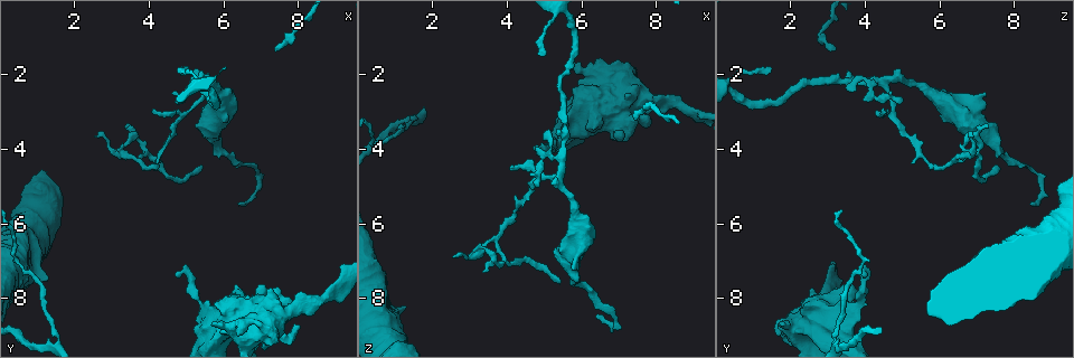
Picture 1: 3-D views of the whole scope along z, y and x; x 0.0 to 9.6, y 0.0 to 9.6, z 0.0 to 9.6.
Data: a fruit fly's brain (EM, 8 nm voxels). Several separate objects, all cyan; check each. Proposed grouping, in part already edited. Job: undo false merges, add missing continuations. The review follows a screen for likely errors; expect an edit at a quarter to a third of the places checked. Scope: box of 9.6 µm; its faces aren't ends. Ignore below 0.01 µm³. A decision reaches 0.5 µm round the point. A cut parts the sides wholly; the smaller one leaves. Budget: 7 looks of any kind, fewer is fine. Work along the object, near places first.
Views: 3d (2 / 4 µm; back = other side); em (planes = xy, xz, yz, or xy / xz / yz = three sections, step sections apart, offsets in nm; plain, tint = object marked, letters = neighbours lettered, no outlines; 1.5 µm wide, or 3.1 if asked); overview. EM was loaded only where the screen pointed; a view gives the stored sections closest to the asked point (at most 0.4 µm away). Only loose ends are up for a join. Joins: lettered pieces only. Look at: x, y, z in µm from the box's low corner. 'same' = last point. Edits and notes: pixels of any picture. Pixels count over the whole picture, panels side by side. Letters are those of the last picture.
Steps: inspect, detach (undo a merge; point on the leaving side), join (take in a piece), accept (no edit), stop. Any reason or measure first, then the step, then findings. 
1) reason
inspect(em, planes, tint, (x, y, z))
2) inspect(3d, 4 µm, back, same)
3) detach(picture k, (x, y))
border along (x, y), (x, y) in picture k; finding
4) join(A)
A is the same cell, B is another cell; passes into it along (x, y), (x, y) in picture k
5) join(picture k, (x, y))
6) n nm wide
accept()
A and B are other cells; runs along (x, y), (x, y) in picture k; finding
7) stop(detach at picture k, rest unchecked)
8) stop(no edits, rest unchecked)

an open end
inspect(em, planes, letters, (7.30, 7.75, 2.60))

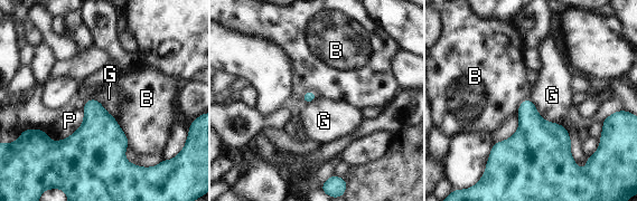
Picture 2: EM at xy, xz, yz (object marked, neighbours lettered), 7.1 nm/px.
accept()
B, G and P are other cells; border along (528, 98), (544, 120), (559, 124) in picture 2; none of them fits

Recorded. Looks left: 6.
an open end
inspect(3d, 4 µm, (5.65, 8.70, 1.70))

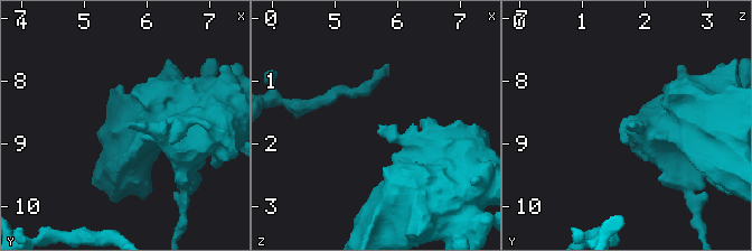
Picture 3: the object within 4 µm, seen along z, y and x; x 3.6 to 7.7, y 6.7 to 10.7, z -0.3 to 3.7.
now the EM
inspect(em, planes, tint, (5.70, 8.65, 1.70))

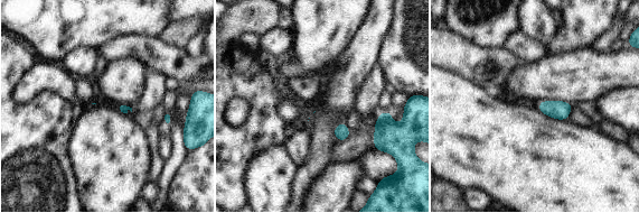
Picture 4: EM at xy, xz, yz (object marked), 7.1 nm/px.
inspect(em, planes, letters, same)

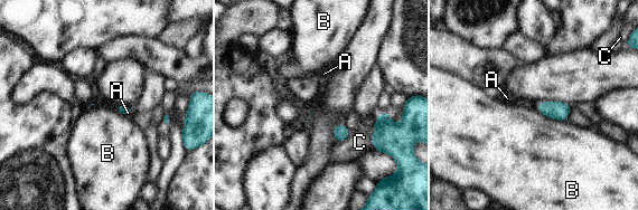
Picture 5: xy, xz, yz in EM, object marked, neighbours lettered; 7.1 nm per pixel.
accept()
A, B and C are other cells; border along (536, 107), (549, 117), (566, 121) in picture 5; no lettered piece goes on from it

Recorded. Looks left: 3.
thin end
inspect(em, planes, letters, (2.60, 3.65, 6.85))

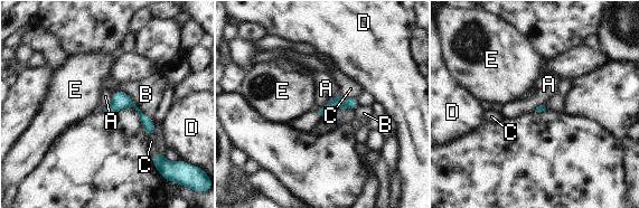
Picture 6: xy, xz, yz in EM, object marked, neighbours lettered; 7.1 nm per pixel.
accept()
A, B, C, D and E are other cells; border along (337, 93), (316, 111) in picture 6; no lettered piece goes on from it

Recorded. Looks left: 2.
stop(no edits, rest unchecked)

